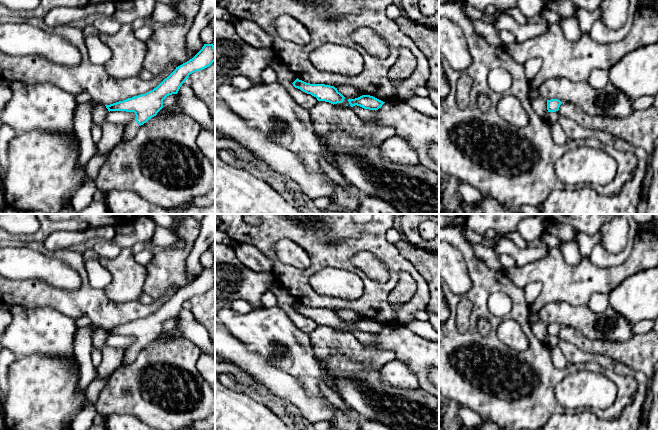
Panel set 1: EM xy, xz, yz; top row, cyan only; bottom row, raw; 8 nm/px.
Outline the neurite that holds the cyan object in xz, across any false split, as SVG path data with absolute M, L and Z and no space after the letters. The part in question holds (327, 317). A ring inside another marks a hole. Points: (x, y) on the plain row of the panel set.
M298 302L292 308L295 312L316 321L318 325L325 325L334 329L342 327L345 323L345 321L334 310L310 308L299 304Z

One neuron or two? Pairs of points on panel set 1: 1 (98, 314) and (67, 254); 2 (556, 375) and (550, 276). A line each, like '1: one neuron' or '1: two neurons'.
1: one neuron
2: two neurons

